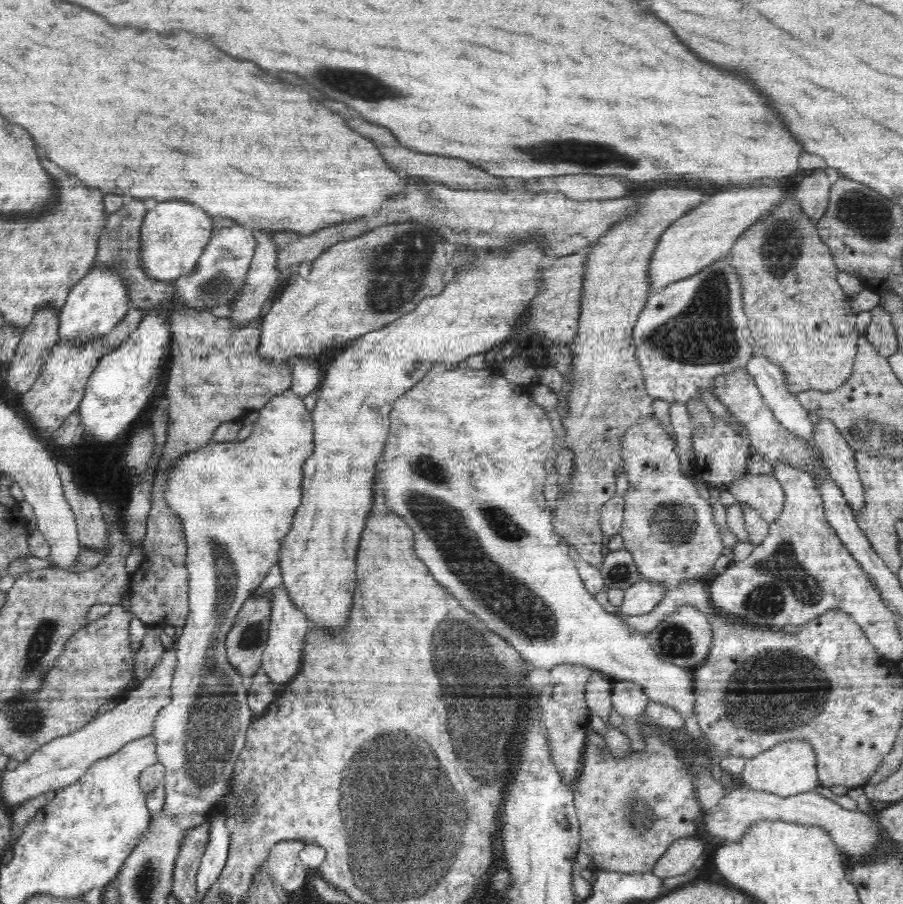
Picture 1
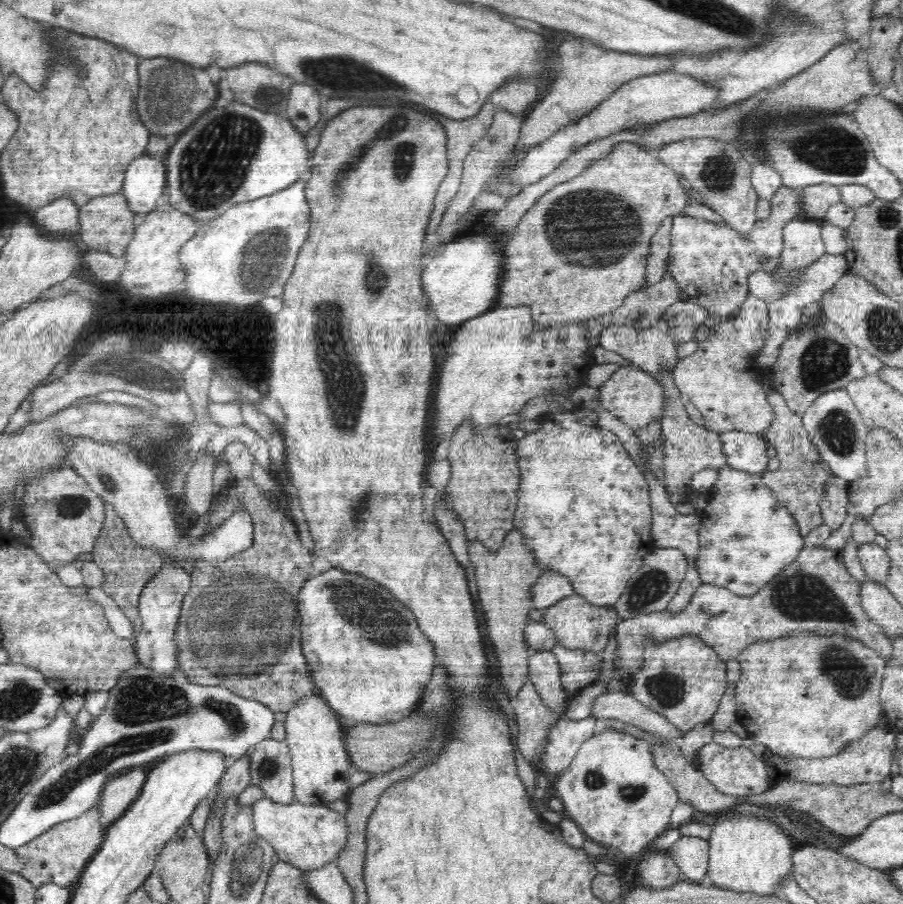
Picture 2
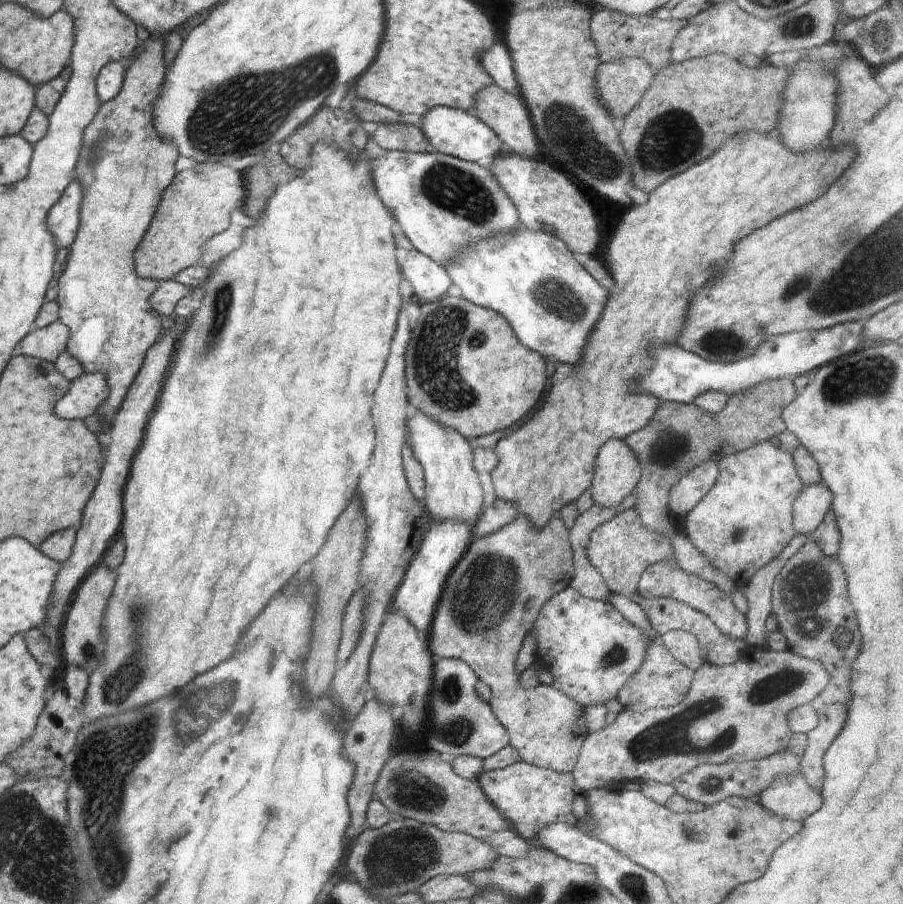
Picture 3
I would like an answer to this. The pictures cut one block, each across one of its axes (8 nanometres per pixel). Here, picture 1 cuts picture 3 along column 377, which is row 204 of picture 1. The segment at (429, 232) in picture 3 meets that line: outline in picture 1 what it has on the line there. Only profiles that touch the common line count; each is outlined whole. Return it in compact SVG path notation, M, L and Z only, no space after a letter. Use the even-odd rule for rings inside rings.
M165 201L156 204L154 210L145 214L141 226L141 265L148 276L160 282L172 282L191 273L208 242L212 232L212 218L198 206L188 202Z

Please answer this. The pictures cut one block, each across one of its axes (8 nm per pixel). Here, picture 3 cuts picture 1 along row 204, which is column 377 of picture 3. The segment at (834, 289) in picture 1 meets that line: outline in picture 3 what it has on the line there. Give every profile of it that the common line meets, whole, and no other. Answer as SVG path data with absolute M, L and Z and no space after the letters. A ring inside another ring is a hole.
M431 749L393 754L372 788L373 797L380 800L394 816L413 819L444 832L460 832L483 839L492 832L508 828L511 823L491 804L478 780L460 778L452 769L450 759L442 760L440 756Z

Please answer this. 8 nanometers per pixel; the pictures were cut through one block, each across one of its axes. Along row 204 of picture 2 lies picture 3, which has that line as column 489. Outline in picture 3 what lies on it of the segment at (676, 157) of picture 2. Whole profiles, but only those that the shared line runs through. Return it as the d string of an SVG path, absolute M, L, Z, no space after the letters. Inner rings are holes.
M444 658L439 663L434 663L432 688L428 698L433 726L428 733L427 749L437 751L441 756L450 756L449 759L461 755L488 759L503 748L509 747L508 732L492 713L490 704L476 692L475 686L478 681L476 674L471 672L468 664L462 660Z

